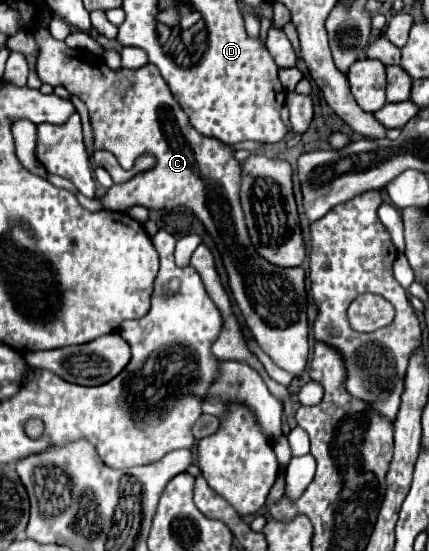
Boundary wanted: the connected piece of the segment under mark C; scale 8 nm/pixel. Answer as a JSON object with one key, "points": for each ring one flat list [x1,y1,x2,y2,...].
{"points":[[37,30,35,40,39,44,39,56,37,56,37,74,43,84,59,84,67,88,71,94,79,96,87,110,89,110,89,120,93,128,93,150,109,150,123,169,133,168,135,160,141,154,153,154,157,158,157,166,153,170,147,170,143,174,137,174,125,184,114,184,103,202,105,210,115,210,115,212,127,212,131,206,145,206,149,210,159,210,159,208,177,208,185,206,195,212,195,216,203,222,211,238,215,240,225,270,229,274,229,288,235,296,235,302,245,318,245,324,249,326,253,338,261,346,261,350,277,364,279,368,291,372,291,374,301,374,307,364,309,356,309,326,307,326,307,294,305,294,305,272,303,268,277,268,265,262,255,248,251,246,247,226,243,220,243,210,239,202,239,186,241,186,241,166,233,158,233,150,227,144,221,144,219,140,205,138,203,134,197,134,193,126,189,126,187,114,181,110,177,100,173,98,167,82,161,78,157,66,147,64,139,70,109,70,105,66,105,60,97,54,79,54,79,50,71,50,65,42,55,40,49,30]]}

